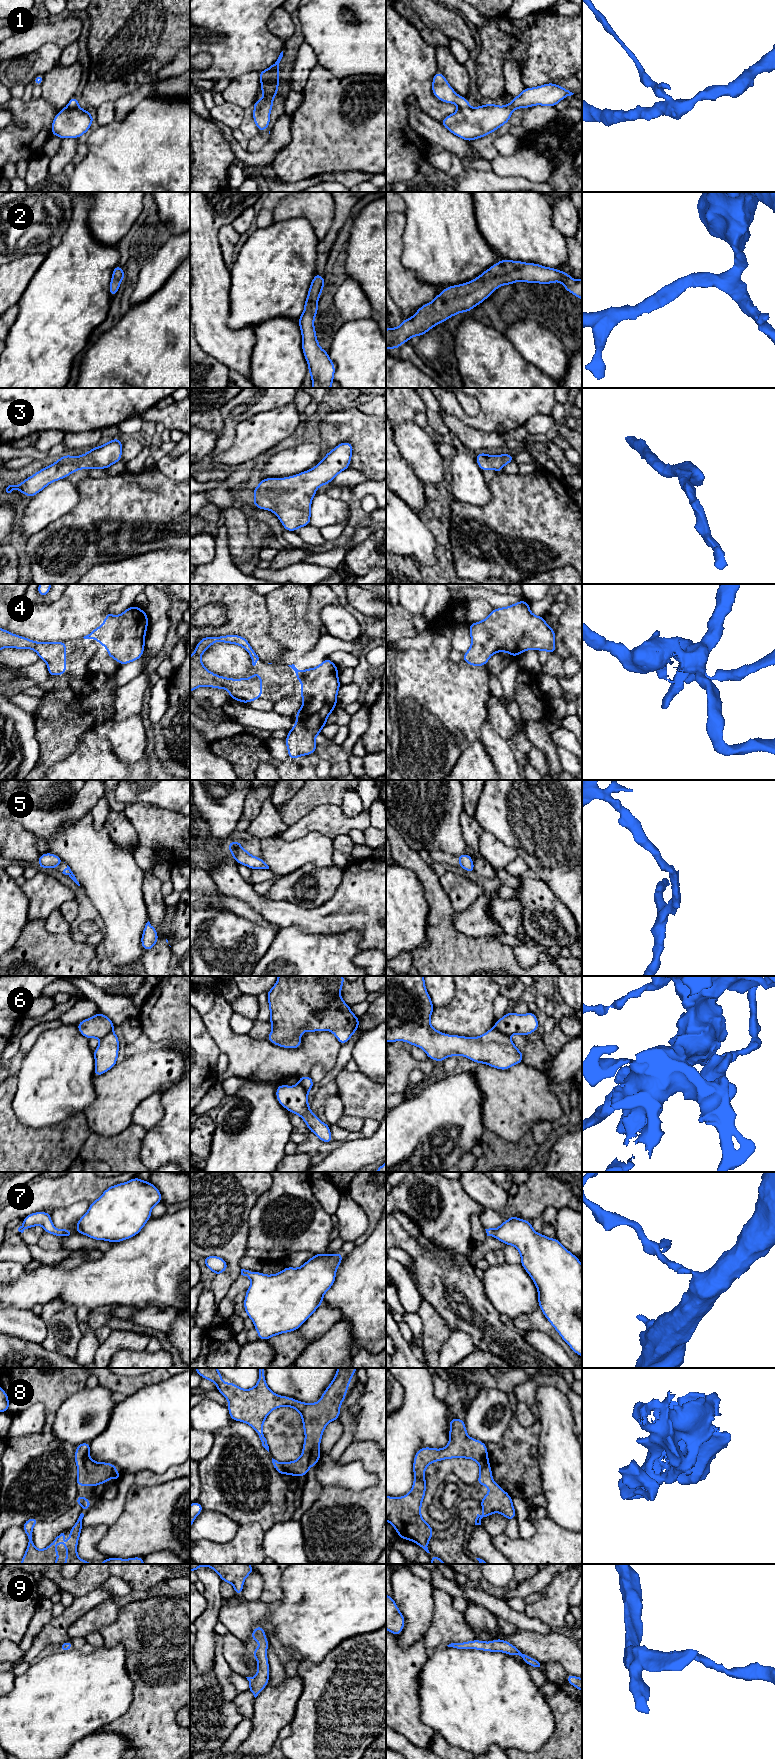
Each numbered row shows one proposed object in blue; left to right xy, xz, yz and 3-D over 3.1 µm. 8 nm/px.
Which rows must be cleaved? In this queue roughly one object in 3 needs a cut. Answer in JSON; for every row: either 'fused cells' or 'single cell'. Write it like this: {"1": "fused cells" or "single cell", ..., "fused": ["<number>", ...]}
{"1": "single cell", "2": "single cell", "3": "single cell", "4": "single cell", "5": "single cell", "6": "fused cells", "7": "single cell", "8": "single cell", "9": "single cell", "fused": ["6"]}

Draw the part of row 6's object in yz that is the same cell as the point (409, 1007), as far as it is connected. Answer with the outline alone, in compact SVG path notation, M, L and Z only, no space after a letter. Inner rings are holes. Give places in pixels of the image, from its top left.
M386 976L386 1042L405 1041L420 1047L427 1057L438 1062L445 1058L461 1055L474 1062L508 1070L523 1062L523 1052L519 1051L511 1039L495 1027L479 1037L448 1035L431 1026L433 1003L425 987L424 976Z

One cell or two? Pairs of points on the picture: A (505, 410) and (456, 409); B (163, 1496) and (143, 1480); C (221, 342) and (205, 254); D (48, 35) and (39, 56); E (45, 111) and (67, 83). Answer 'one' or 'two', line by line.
A: one
B: two
C: one
D: two
E: two

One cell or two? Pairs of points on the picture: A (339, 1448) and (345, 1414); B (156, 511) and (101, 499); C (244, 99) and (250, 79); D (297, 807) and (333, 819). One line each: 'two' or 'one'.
A: one
B: one
C: one
D: two

